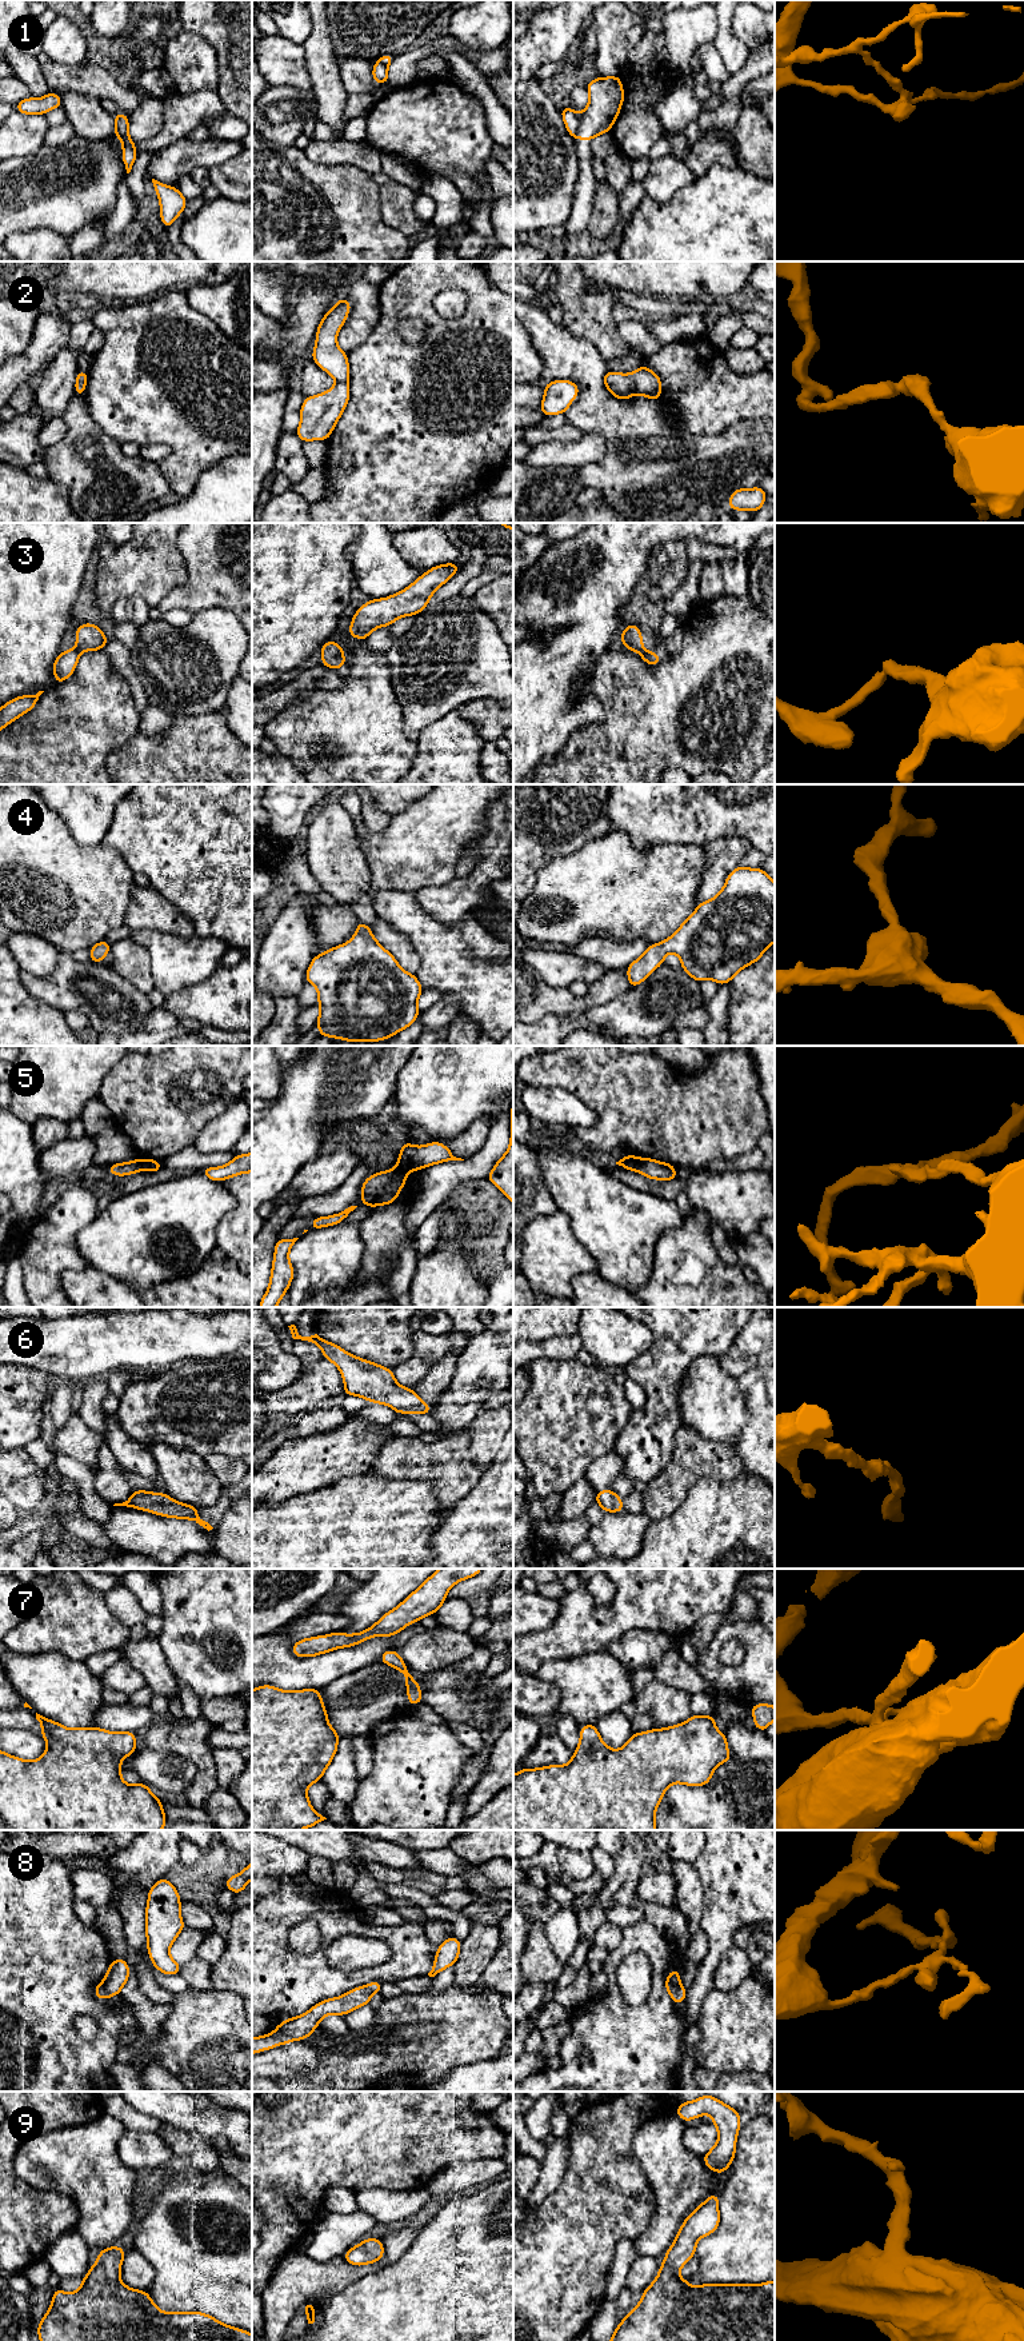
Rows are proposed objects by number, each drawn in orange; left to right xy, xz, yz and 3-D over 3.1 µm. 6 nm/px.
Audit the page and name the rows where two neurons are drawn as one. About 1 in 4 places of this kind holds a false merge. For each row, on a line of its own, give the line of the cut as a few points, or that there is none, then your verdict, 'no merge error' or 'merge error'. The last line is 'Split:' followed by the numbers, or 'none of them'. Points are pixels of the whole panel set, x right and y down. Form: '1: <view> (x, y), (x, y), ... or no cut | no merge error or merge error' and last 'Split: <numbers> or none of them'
1: yz (580, 115), (575, 136) | merge error
2: no cut | no merge error
3: xy (76, 648), (80, 651) | merge error
4: no cut | no merge error
5: yz (638, 1158), (635, 1169) | merge error
6: no cut | no merge error
7: no cut | no merge error
8: xy (103, 1981), (111, 1994) | merge error
9: no cut | no merge error
Split: 1, 3, 5, 8

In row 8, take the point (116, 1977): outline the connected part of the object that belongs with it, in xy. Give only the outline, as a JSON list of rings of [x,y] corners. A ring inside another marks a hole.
[[[124,1958],[112,1960],[108,1972],[104,1977],[104,1985],[108,1993],[115,1997],[120,1994],[120,1990],[127,1984],[129,1977],[129,1966]]]

